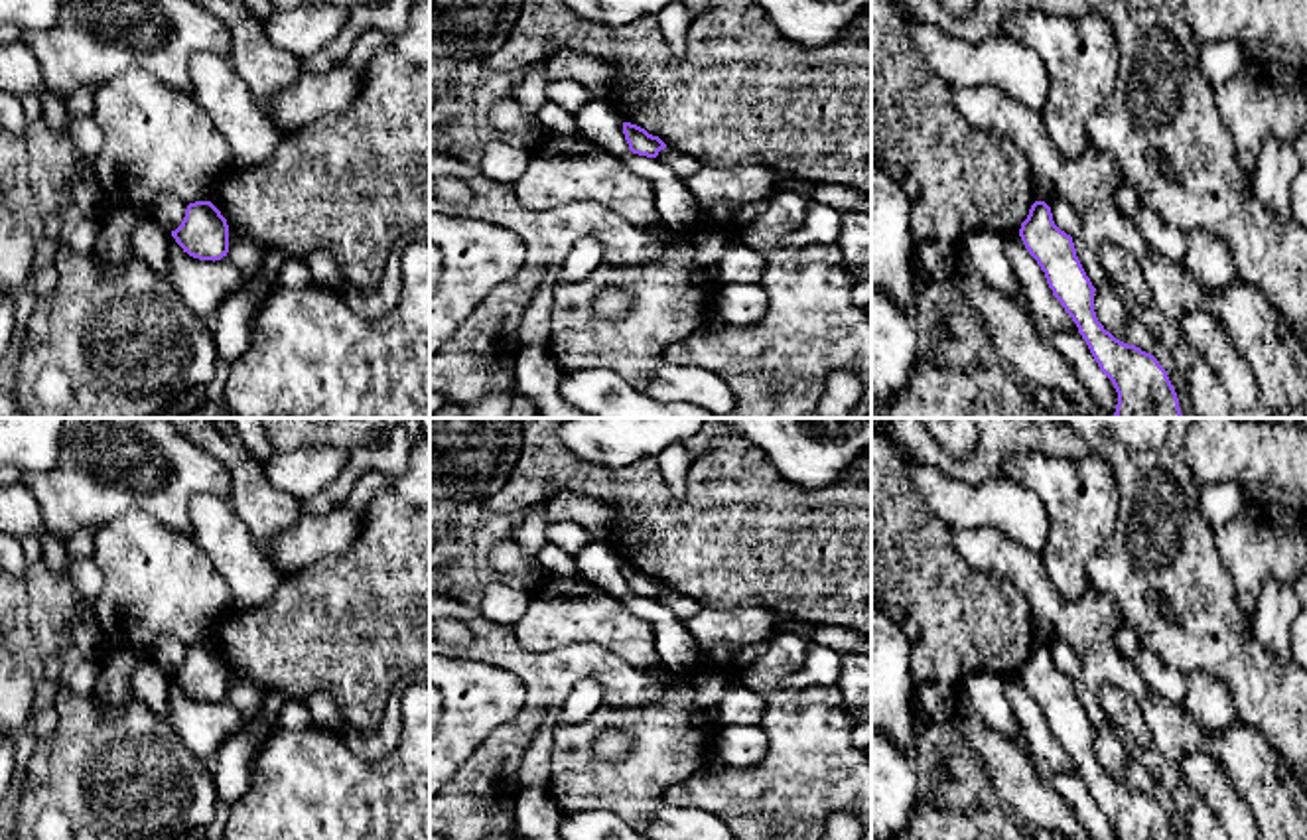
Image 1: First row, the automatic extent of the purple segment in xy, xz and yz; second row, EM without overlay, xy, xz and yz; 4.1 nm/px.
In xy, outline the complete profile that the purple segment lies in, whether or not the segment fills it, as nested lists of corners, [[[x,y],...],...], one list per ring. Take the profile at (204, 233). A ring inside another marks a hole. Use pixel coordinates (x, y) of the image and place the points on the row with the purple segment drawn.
[[[195,201],[185,209],[181,225],[172,231],[175,243],[193,258],[221,260],[229,252],[229,225],[211,201]]]

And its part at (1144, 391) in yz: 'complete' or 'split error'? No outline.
complete

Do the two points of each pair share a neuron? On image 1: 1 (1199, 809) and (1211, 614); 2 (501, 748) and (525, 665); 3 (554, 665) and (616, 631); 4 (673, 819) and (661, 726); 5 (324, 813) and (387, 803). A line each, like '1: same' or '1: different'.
1: different
2: same
3: different
4: different
5: same

